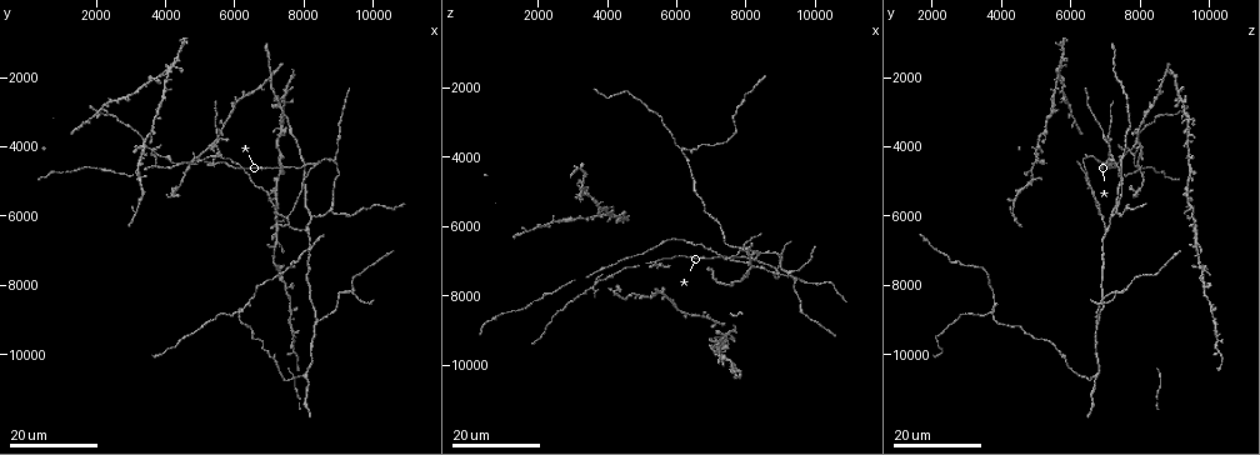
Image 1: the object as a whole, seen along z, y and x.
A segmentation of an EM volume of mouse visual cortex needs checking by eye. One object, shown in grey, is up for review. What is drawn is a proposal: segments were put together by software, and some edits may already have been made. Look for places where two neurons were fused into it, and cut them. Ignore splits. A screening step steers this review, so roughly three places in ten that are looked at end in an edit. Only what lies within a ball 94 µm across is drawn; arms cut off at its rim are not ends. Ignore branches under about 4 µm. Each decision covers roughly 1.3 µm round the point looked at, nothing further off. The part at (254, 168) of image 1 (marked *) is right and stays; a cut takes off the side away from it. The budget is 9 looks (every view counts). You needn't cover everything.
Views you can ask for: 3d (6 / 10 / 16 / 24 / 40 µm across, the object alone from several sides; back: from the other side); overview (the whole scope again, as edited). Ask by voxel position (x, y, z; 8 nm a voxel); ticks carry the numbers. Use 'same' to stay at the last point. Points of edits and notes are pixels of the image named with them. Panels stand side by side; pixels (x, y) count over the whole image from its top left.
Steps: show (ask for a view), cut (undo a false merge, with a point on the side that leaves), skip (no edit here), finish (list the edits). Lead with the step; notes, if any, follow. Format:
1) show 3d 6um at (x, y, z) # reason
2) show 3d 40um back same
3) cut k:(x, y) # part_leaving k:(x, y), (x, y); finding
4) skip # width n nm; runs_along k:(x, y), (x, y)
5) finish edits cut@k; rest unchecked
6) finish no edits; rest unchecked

show 3d 16um at (5600, 3600, 8000)

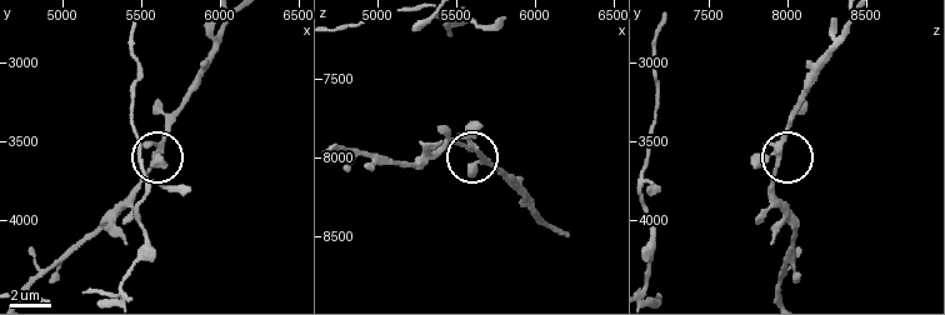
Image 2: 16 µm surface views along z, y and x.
show 3d 6um at (5600, 3620, 7940)

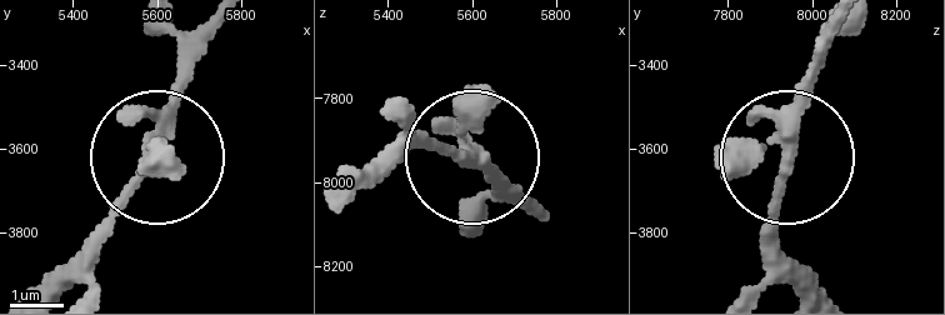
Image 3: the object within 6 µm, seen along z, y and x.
skip # arms 4; one neuron here

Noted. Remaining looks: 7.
show 3d 24um at (7500, 6100, 6900) # a fork

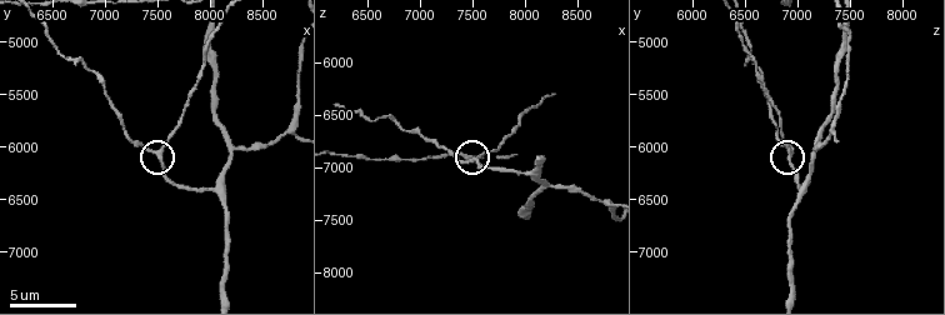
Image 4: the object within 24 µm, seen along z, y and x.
show 3d 6um at (7480, 6060, 6940)

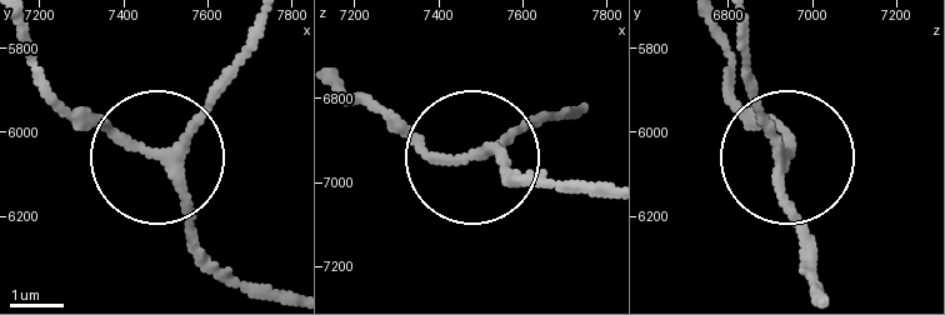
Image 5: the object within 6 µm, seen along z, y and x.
skip # side_arm 18 um; arms 3; all the same neuron

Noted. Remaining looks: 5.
show 3d 24um at (8500, 9100, 6700) # a fork

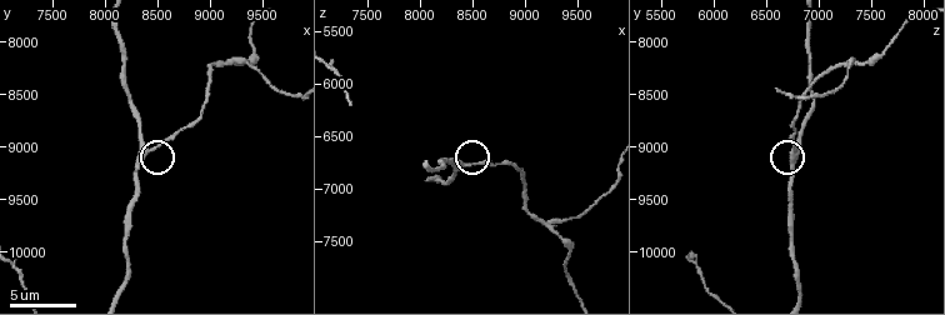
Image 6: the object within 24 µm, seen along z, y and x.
show 3d 10um at (8460, 9020, 6780) # zoom in

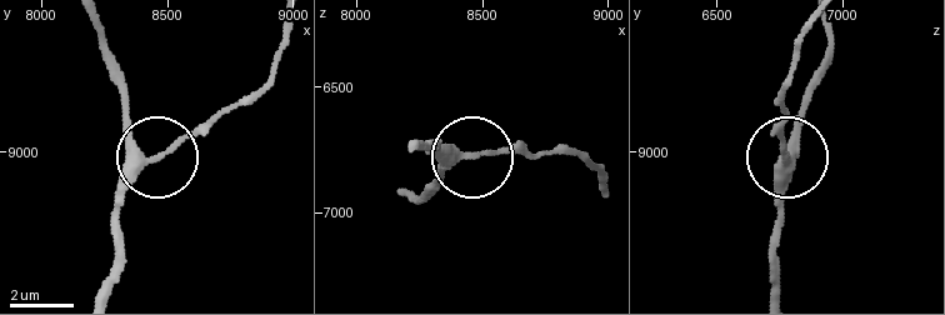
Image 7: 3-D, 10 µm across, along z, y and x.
skip # runs_along 7:(404, 195), (420, 195), (468, 154), (554, 154); one neuron here

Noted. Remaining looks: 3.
show 3d 16um at (7700, 9600, 10300) # four arms meet

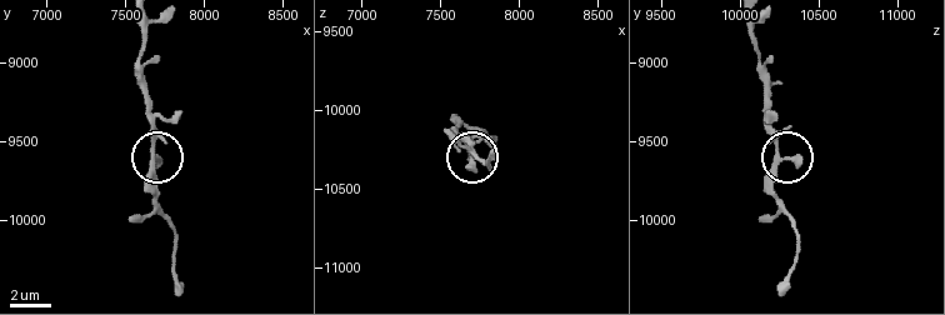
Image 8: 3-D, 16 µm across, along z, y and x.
show 3d 10um at (7680, 9540, 10220)

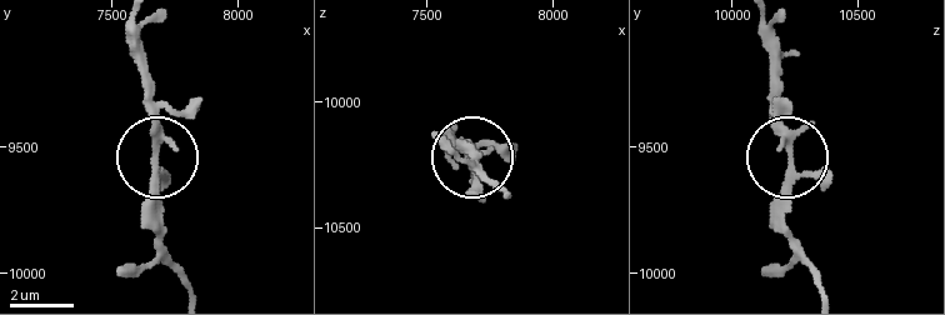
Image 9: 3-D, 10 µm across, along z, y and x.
skip # width 230 nm; runs_along 9:(140, 28), (140, 76), (156, 133), (156, 243); continuous, no second neuron

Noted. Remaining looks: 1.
finish no edits; rest unchecked

